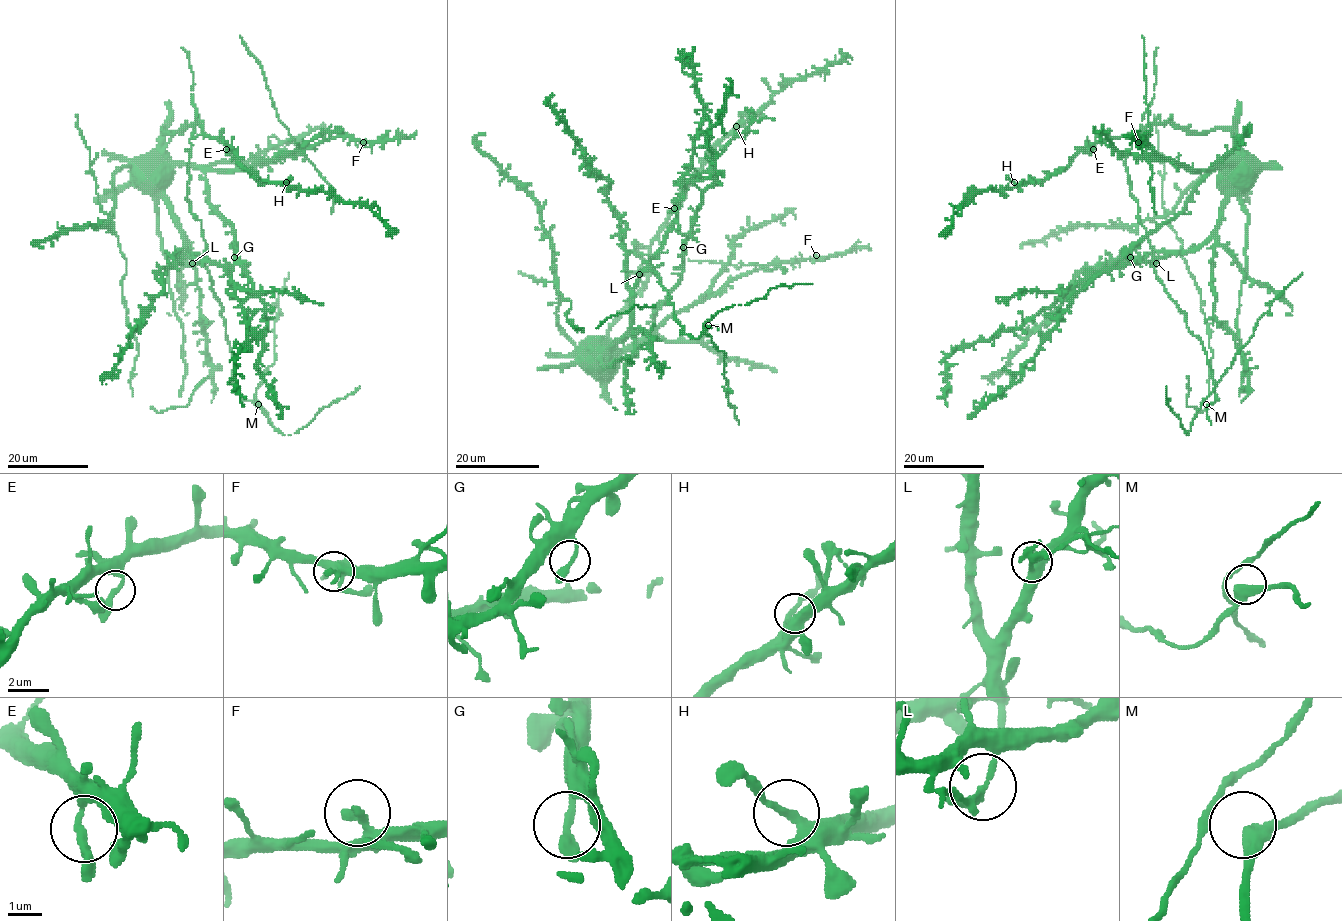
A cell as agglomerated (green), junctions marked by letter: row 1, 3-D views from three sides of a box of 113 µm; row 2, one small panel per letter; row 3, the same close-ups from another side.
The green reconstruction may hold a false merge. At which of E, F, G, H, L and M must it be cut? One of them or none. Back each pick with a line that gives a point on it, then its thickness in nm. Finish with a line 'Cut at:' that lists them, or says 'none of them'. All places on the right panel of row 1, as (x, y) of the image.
L: at (1156, 263); 240 nm thick
Cut at: L

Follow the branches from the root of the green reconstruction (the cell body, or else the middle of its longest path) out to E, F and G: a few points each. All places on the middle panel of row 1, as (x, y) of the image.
E: (595, 353), (607, 355), (609, 351), (610, 324), (646, 280), (652, 240), (674, 208)
F: (595, 353), (637, 346), (669, 318), (717, 295), (745, 274), (773, 263), (815, 259), (816, 255)
G: (595, 353), (599, 350), (629, 350), (651, 329), (654, 308), (680, 277), (683, 247)

